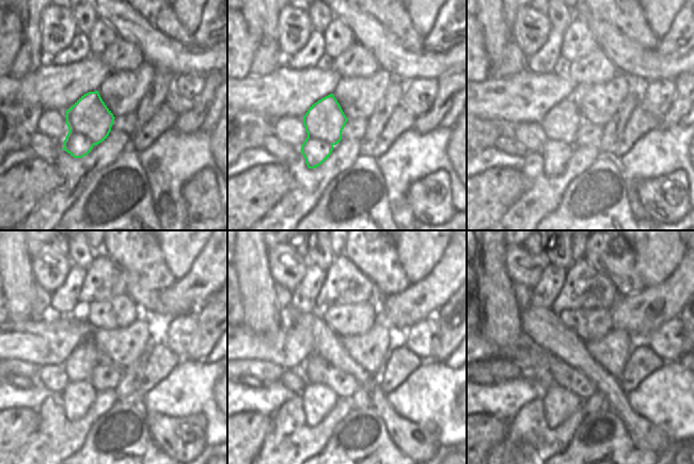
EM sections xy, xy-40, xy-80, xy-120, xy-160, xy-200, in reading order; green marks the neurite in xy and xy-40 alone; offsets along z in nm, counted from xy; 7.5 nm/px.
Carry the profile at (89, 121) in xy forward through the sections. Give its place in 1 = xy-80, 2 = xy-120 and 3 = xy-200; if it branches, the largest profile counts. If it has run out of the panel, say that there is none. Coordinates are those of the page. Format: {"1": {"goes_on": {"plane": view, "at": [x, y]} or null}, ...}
{"1": {"goes_on": {"plane": "xy-80", "at": [561, 123]}}, "2": {"goes_on": {"plane": "xy-120", "at": [78, 395]}}, "3": {"goes_on": {"plane": "xy-200", "at": [558, 403]}}}

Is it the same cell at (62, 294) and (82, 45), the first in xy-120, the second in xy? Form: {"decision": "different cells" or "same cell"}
{"decision": "same cell"}

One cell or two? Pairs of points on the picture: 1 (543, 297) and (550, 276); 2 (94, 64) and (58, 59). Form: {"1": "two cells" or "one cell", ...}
{"1": "one cell", "2": "two cells"}

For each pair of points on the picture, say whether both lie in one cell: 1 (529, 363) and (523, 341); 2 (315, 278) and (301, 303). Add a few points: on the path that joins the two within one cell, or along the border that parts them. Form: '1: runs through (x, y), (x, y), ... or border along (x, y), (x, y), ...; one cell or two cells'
1: runs through (529, 357), (525, 347); one cell
2: runs through (311, 285), (303, 297); one cell

